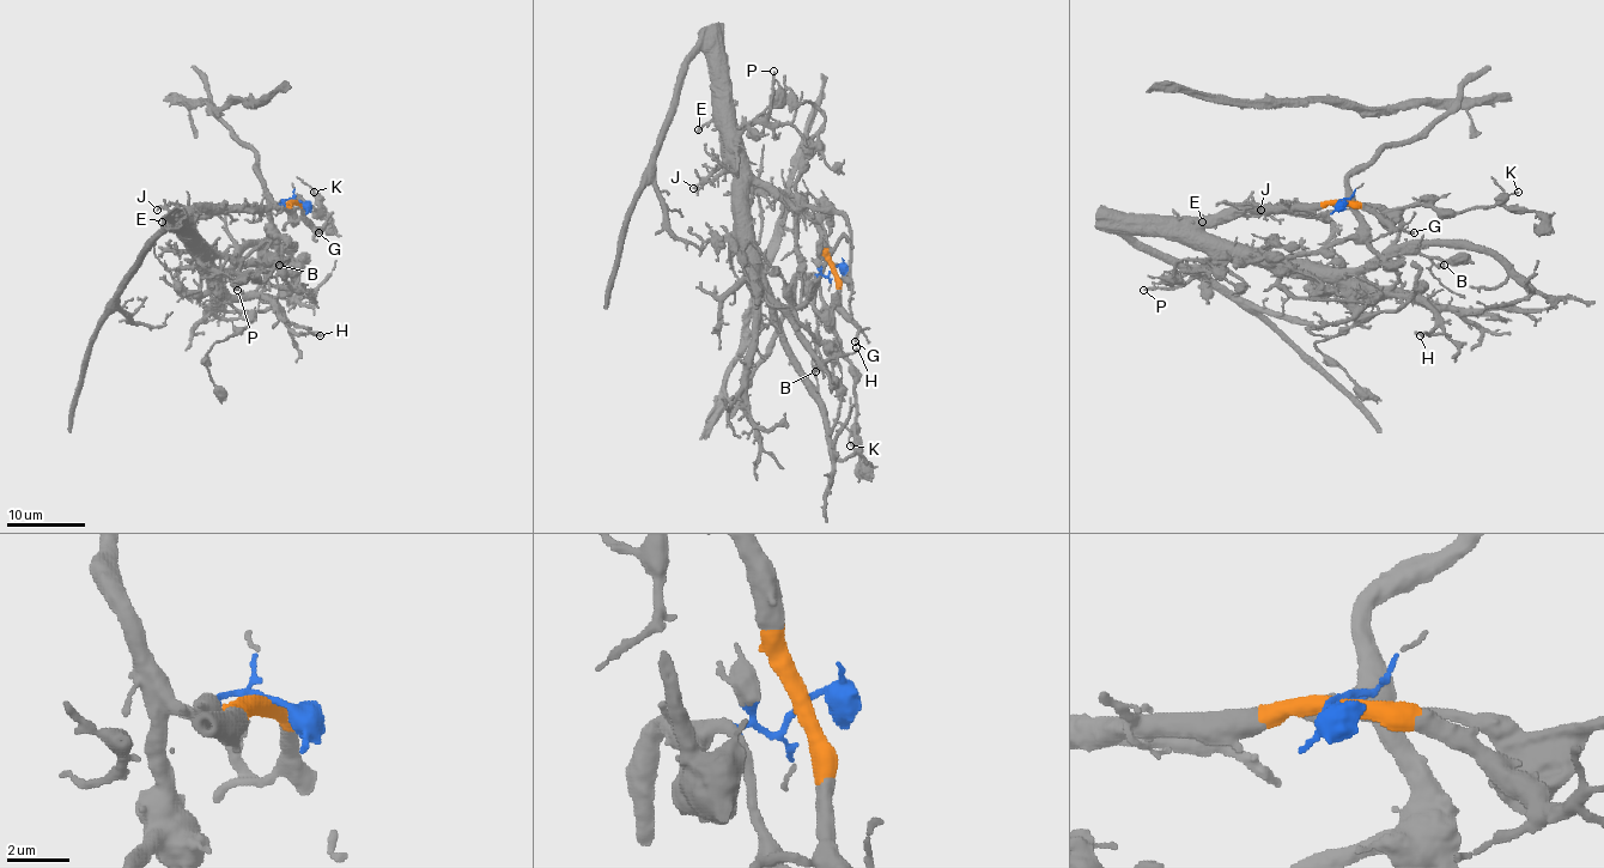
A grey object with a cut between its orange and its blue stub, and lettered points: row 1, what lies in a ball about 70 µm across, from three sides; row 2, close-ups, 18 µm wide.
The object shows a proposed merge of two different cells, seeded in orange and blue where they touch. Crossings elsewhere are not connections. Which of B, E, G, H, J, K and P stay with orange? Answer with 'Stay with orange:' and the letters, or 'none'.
Stay with orange: E, G, H, J, P

